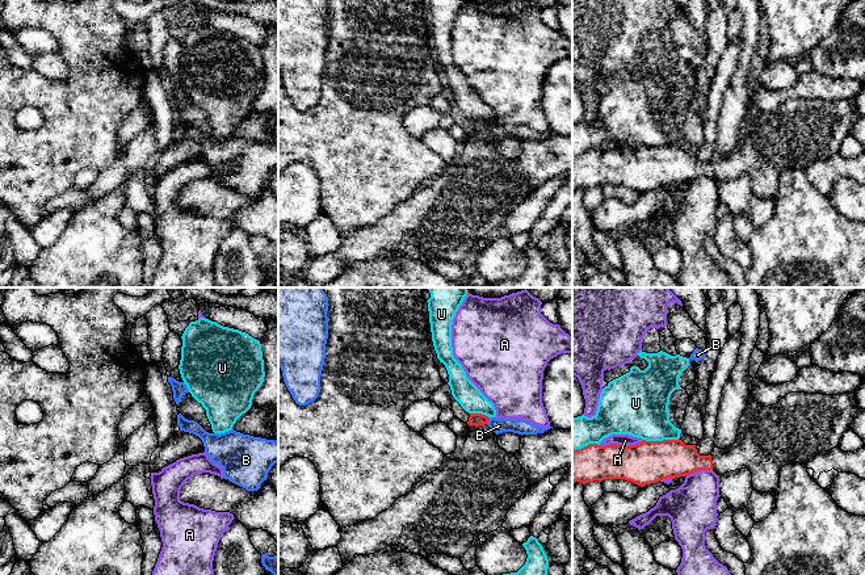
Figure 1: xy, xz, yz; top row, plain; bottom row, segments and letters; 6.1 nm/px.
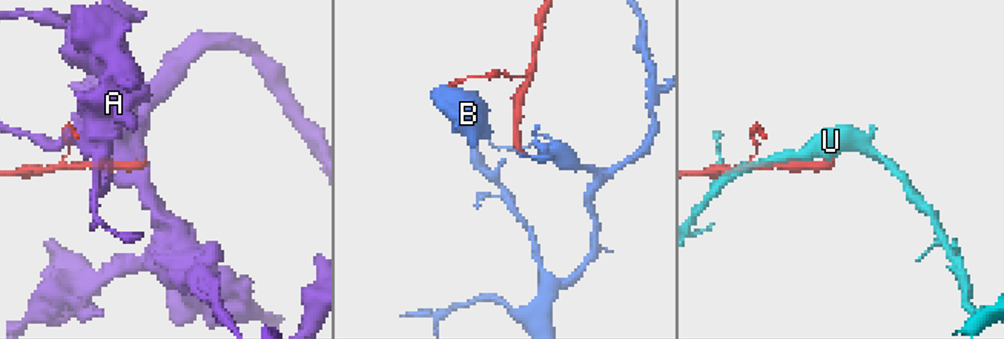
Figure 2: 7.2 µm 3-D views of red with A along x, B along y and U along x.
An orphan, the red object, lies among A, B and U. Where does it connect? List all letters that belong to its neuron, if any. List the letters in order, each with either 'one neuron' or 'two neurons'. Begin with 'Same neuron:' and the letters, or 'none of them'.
Same neuron: none of them
A: two neurons
B: two neurons
U: two neurons

